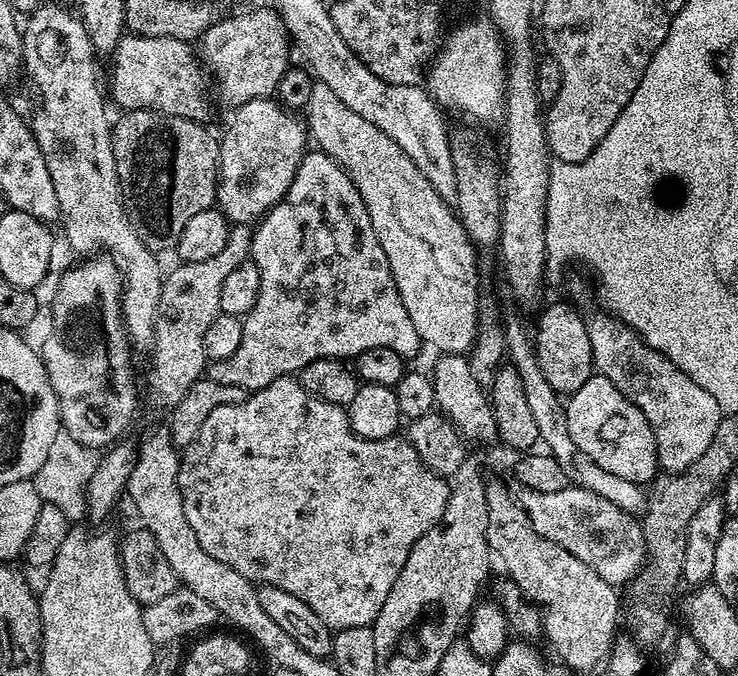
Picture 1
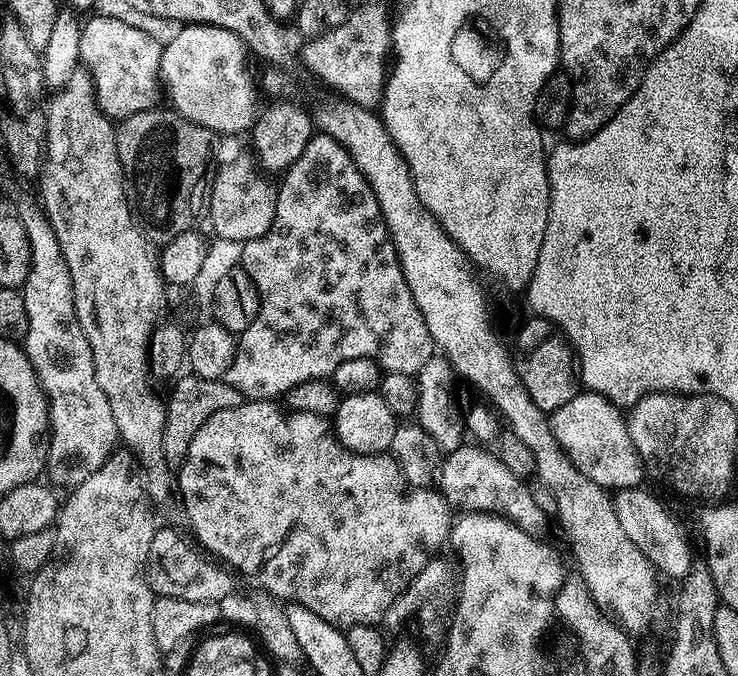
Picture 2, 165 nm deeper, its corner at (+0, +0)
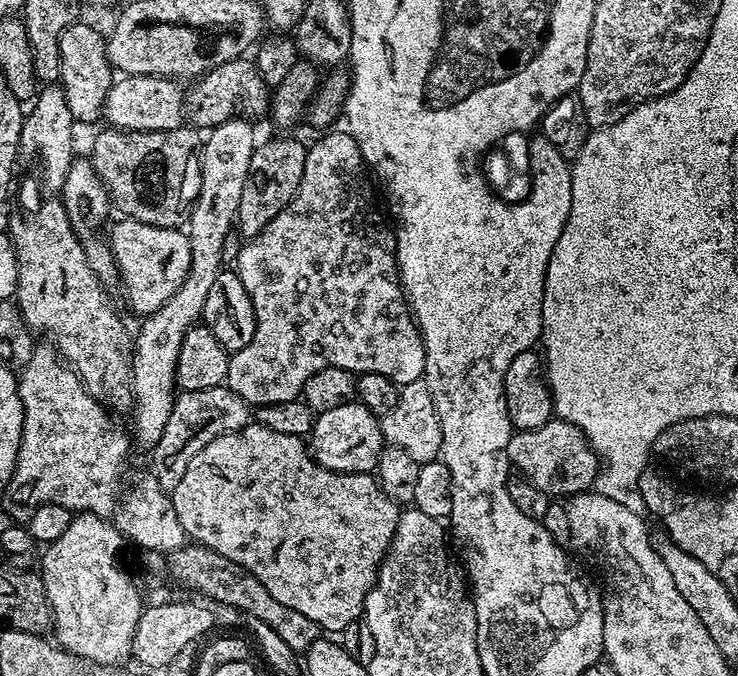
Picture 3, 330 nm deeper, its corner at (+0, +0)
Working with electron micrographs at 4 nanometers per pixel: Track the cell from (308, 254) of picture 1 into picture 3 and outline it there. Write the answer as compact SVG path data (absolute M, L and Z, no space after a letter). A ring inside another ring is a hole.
M330 130L323 133L320 140L309 145L305 156L302 182L298 186L296 196L285 206L282 214L278 214L278 218L274 218L274 222L270 222L256 236L243 241L241 252L234 263L234 271L239 276L242 286L246 286L252 299L256 315L256 329L254 330L254 338L250 338L250 342L246 342L246 346L242 346L242 350L231 353L226 384L249 406L295 400L303 393L308 379L314 374L318 374L318 370L326 370L327 368L341 368L353 374L366 372L386 374L386 378L390 378L395 384L401 386L424 376L424 367L426 366L424 339L420 337L420 328L416 325L416 318L408 306L404 295L404 285L400 282L400 268L396 264L396 233L386 216L386 221L384 221L384 216L380 213L379 206L376 205L376 196L372 193L371 182L364 180L370 176L370 172L364 163L358 144L347 130L336 131Z

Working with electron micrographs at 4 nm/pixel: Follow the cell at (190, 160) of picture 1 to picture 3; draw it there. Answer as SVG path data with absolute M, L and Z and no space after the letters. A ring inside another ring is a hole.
M111 126L105 127L105 132L100 132L96 136L96 141L92 144L92 153L90 159L98 174L101 182L108 190L108 199L120 211L121 217L129 220L137 220L138 222L146 222L150 226L162 226L163 228L180 228L187 225L189 216L192 215L192 205L196 203L198 194L200 193L200 173L201 173L201 153L202 153L202 136L197 129L191 126L181 126L174 130L166 130L165 132L126 132L119 128Z

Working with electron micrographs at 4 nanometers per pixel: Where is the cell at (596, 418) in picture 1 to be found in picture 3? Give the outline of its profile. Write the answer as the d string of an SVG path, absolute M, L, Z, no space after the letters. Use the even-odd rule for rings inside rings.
M559 418L550 419L546 422L546 426L538 426L534 430L513 431L508 443L508 458L511 467L519 475L534 486L538 486L538 490L545 492L549 498L571 498L578 492L589 491L595 485L596 476L602 467L599 456L592 449L591 442L582 434L582 430L578 430L578 426Z

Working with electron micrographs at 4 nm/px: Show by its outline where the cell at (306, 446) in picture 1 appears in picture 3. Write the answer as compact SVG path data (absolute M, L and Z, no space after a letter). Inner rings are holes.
M249 422L236 432L222 434L214 438L214 442L206 442L206 446L202 446L202 450L198 450L198 454L188 460L184 473L176 481L176 487L171 489L170 495L174 502L174 514L178 514L178 522L182 522L184 535L189 541L202 544L222 554L222 558L230 558L230 562L238 562L238 566L250 570L250 574L254 574L258 582L262 582L262 586L266 586L266 590L270 590L270 594L278 598L278 602L290 606L290 610L298 610L298 614L306 614L306 618L318 622L318 626L328 634L343 633L350 622L361 619L368 592L376 584L380 561L388 553L402 511L401 505L380 489L380 481L375 475L366 472L335 472L323 468L301 437L278 434L278 430L270 430L255 422Z

